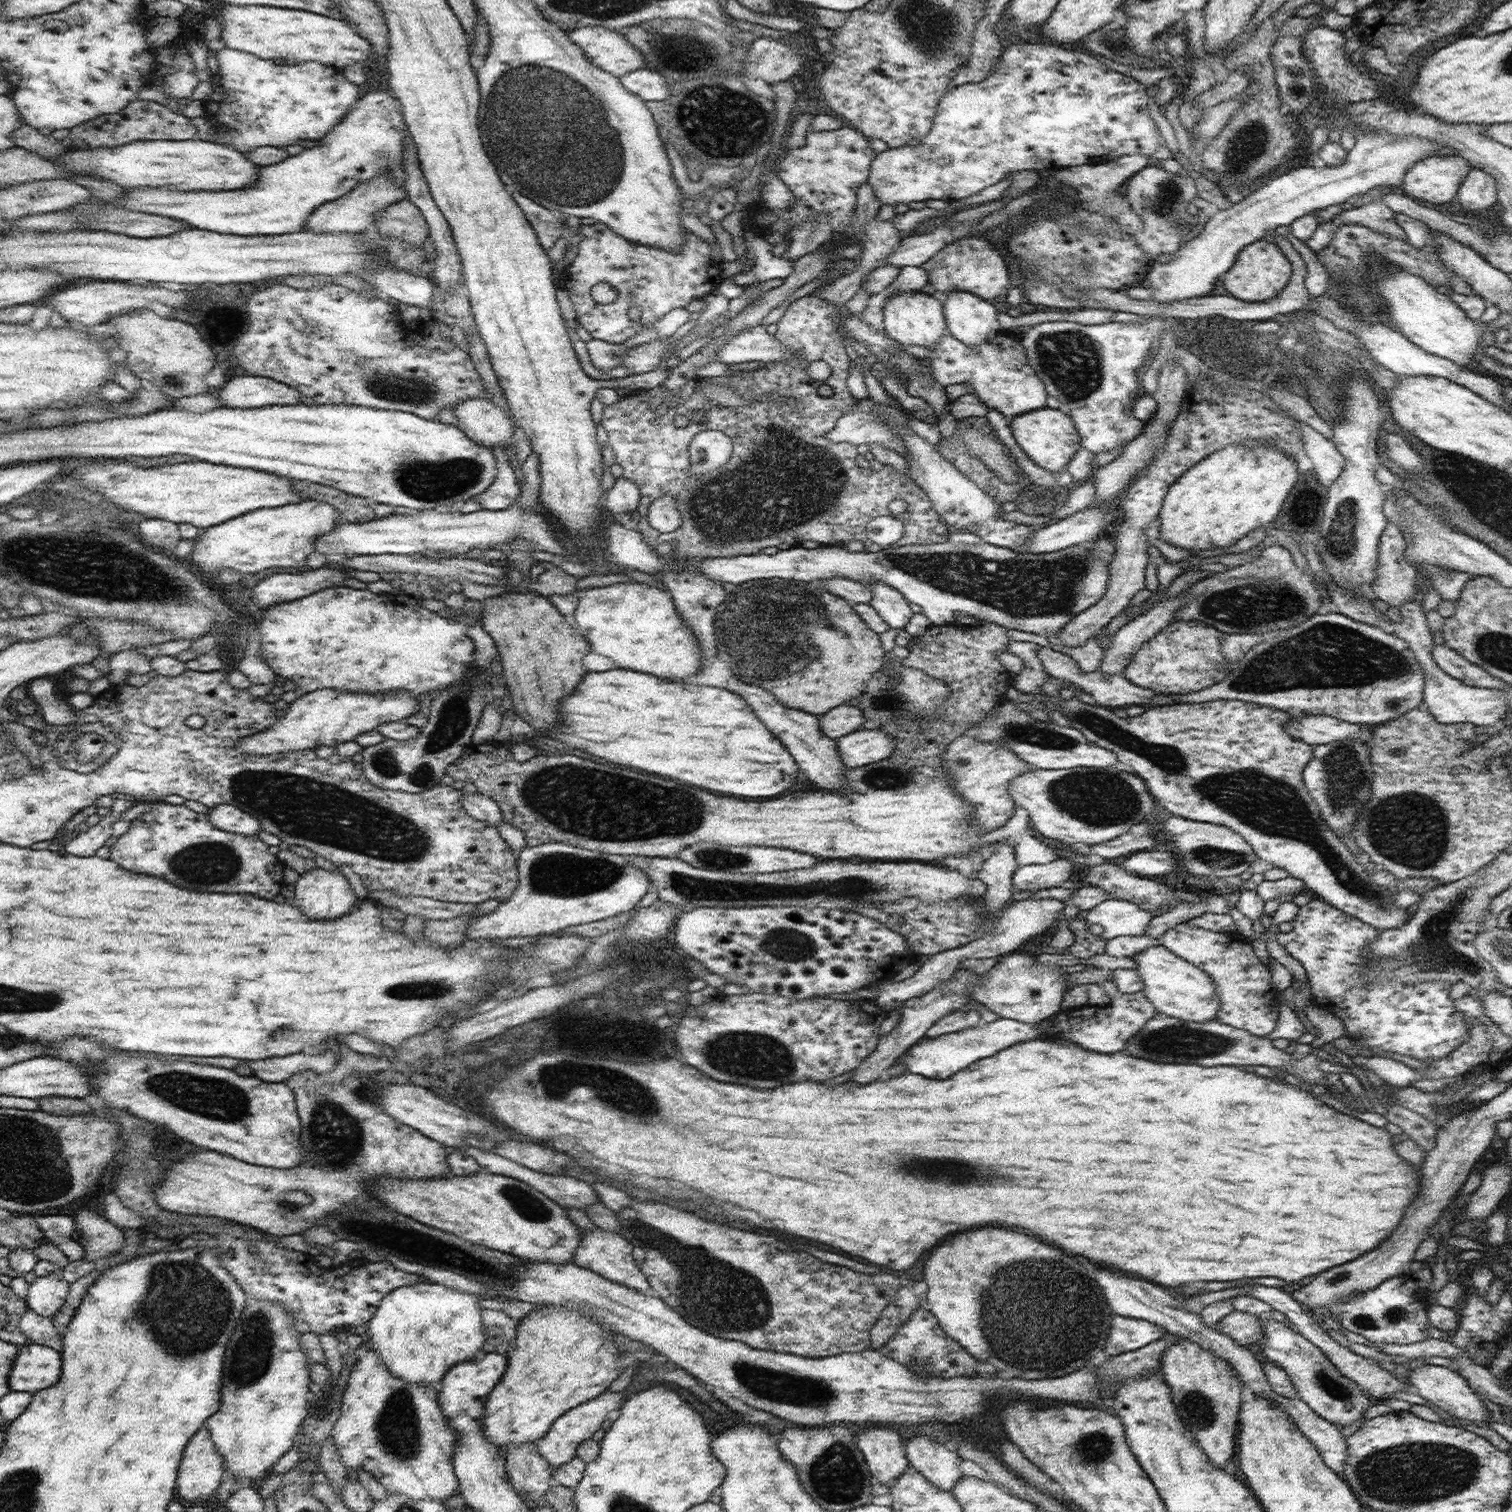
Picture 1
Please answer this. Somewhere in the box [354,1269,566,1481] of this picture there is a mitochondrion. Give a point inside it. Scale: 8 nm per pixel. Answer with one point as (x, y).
(397, 1430)

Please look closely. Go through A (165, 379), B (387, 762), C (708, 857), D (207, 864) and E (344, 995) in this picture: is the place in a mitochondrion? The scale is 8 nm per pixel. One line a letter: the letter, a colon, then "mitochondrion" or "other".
A: mitochondrion
B: mitochondrion
C: mitochondrion
D: mitochondrion
E: other

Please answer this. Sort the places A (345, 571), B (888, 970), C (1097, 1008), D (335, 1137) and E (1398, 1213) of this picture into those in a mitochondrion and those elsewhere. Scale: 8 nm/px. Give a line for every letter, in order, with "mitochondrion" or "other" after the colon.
A: other
B: other
C: other
D: mitochondrion
E: other

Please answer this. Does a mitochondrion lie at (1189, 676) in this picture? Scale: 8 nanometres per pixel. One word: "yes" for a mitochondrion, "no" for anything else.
no

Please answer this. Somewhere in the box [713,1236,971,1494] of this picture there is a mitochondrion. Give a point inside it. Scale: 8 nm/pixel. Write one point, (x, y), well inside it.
(763, 1381)

